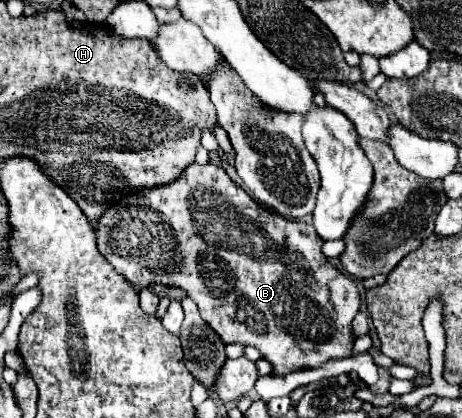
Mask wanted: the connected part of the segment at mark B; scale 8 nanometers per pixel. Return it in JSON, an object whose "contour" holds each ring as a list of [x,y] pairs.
{"contour":[[[208,163],[208,165],[190,165],[184,169],[182,177],[176,179],[170,185],[154,187],[154,189],[142,189],[142,191],[132,191],[130,195],[122,197],[118,205],[110,207],[96,223],[96,237],[98,237],[98,249],[100,253],[108,259],[108,263],[122,273],[134,287],[146,287],[152,283],[164,283],[164,285],[178,285],[182,287],[188,297],[198,305],[198,311],[202,319],[218,333],[218,337],[228,345],[228,343],[244,343],[244,345],[254,345],[262,357],[272,365],[272,375],[288,375],[292,371],[302,371],[302,369],[314,369],[322,367],[324,363],[332,359],[344,359],[352,355],[352,347],[356,341],[356,335],[352,331],[352,319],[360,309],[360,295],[358,287],[352,281],[352,277],[346,277],[338,267],[330,263],[330,259],[322,253],[322,239],[318,233],[314,233],[314,227],[308,223],[300,221],[288,221],[276,213],[270,213],[266,207],[256,203],[244,189],[240,189],[220,165]]]}

